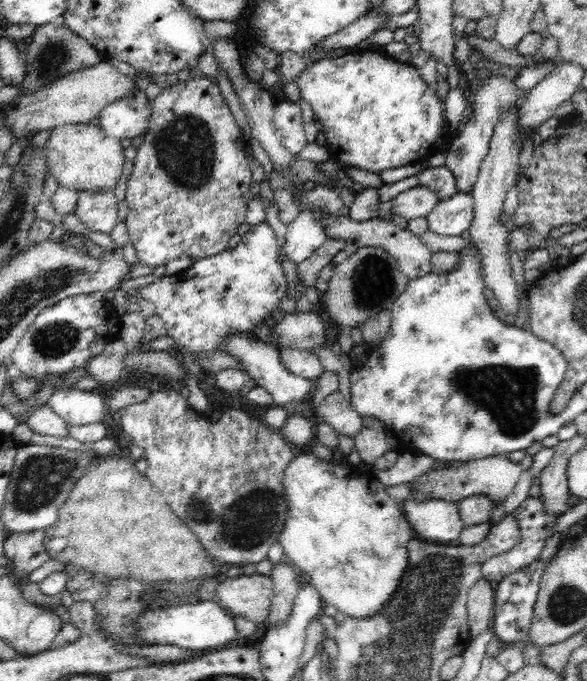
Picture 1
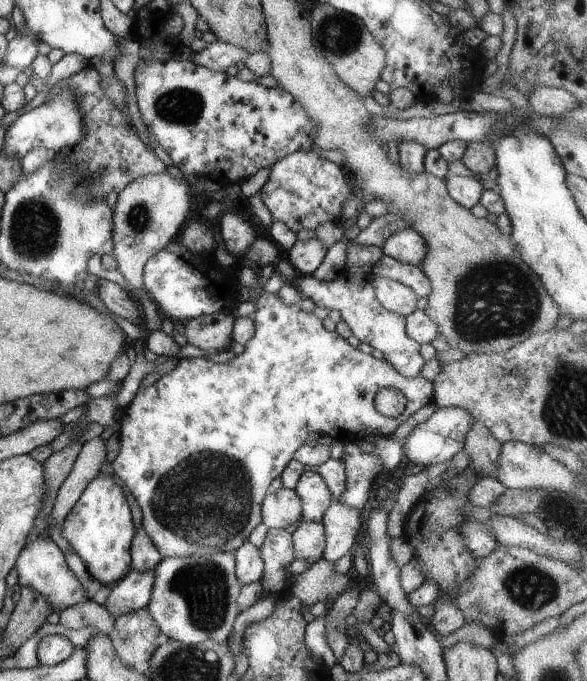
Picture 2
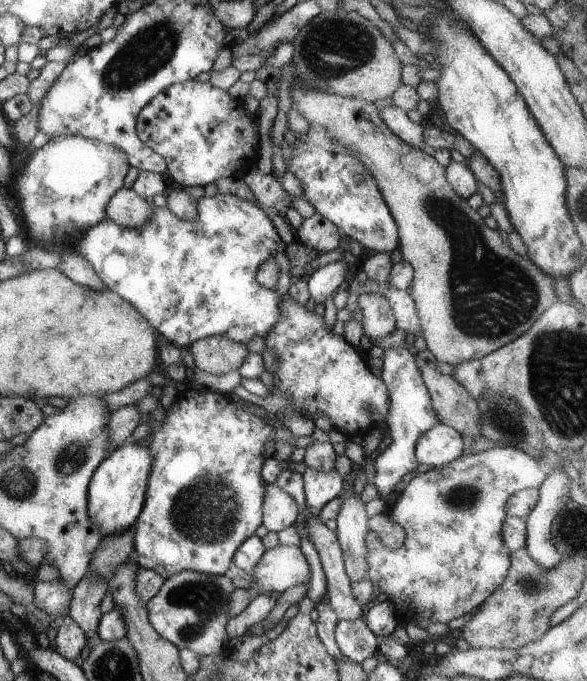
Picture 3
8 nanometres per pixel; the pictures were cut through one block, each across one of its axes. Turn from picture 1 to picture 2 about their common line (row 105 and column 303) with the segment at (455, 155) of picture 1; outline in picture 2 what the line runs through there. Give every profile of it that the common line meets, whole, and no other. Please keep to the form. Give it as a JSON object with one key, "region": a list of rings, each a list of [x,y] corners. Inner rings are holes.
{"region":[[[304,471],[298,479],[296,494],[302,500],[302,516],[306,522],[322,522],[324,512],[334,502],[332,492],[318,472]]]}

